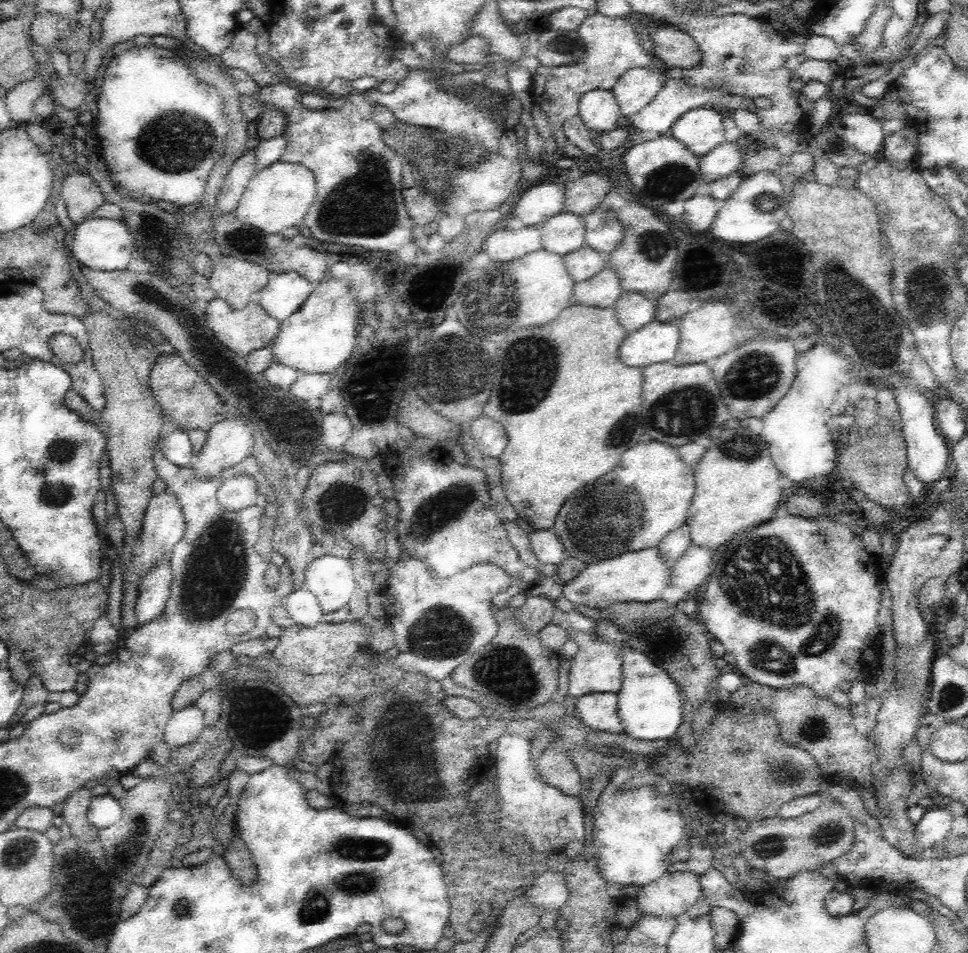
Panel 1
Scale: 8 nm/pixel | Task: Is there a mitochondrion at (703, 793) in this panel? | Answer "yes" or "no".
no

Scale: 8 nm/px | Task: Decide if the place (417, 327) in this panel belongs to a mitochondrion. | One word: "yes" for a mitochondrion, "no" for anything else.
no

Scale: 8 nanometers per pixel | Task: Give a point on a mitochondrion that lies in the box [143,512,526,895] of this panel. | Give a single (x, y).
(215, 564)

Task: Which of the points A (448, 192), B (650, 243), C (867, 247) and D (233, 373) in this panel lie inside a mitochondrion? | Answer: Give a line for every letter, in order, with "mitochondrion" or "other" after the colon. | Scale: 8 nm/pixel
A: mitochondrion
B: mitochondrion
C: other
D: other

